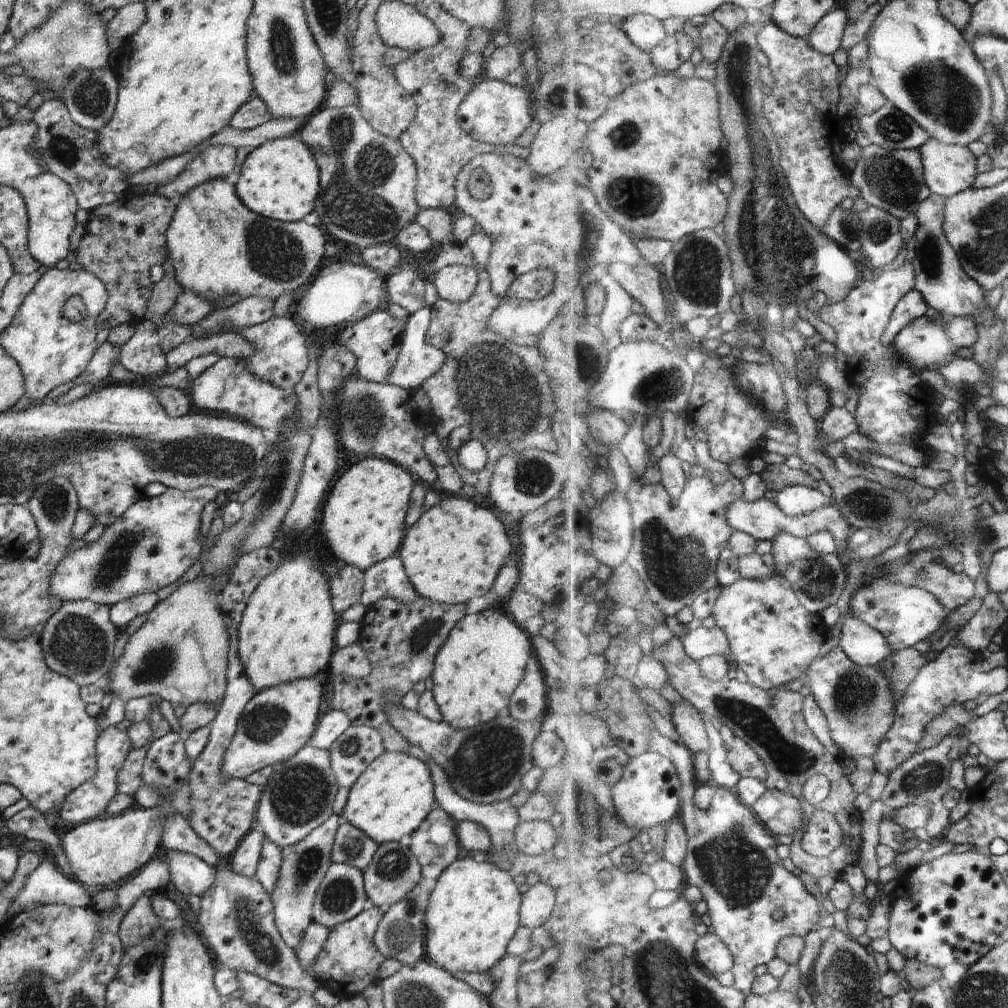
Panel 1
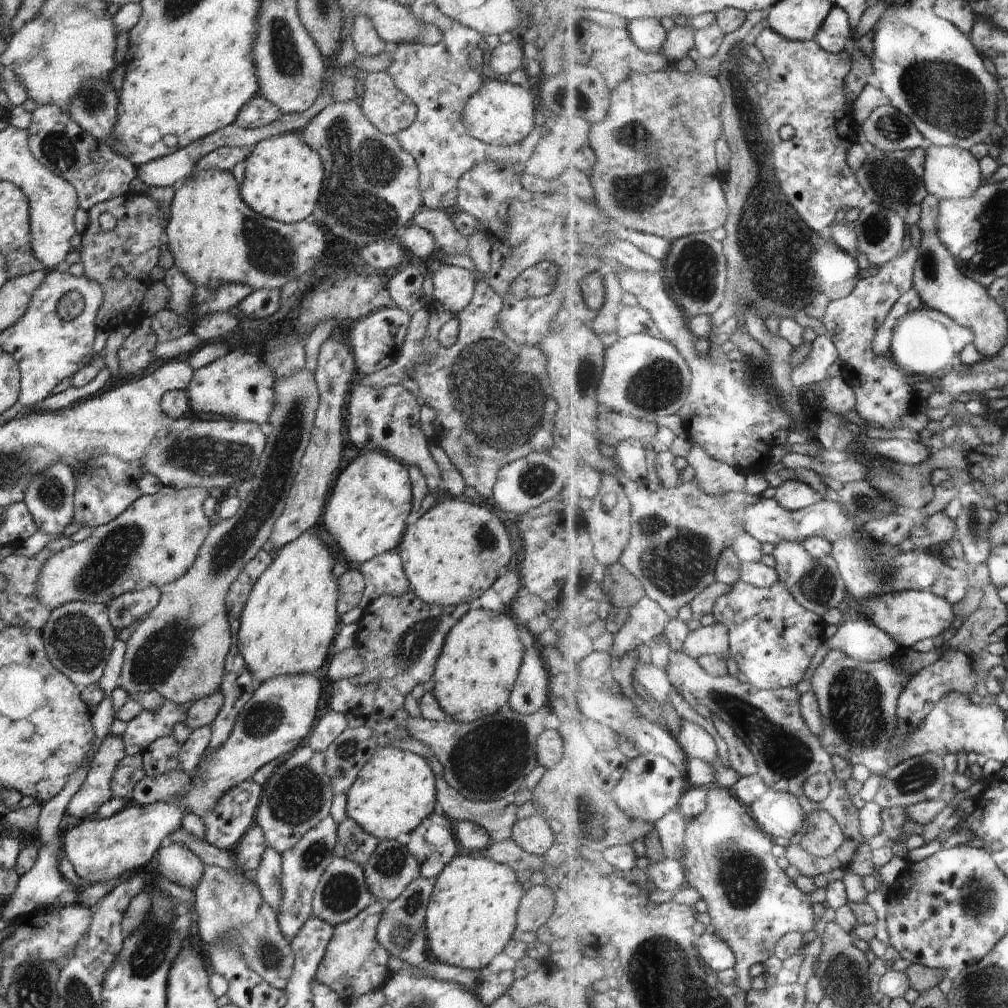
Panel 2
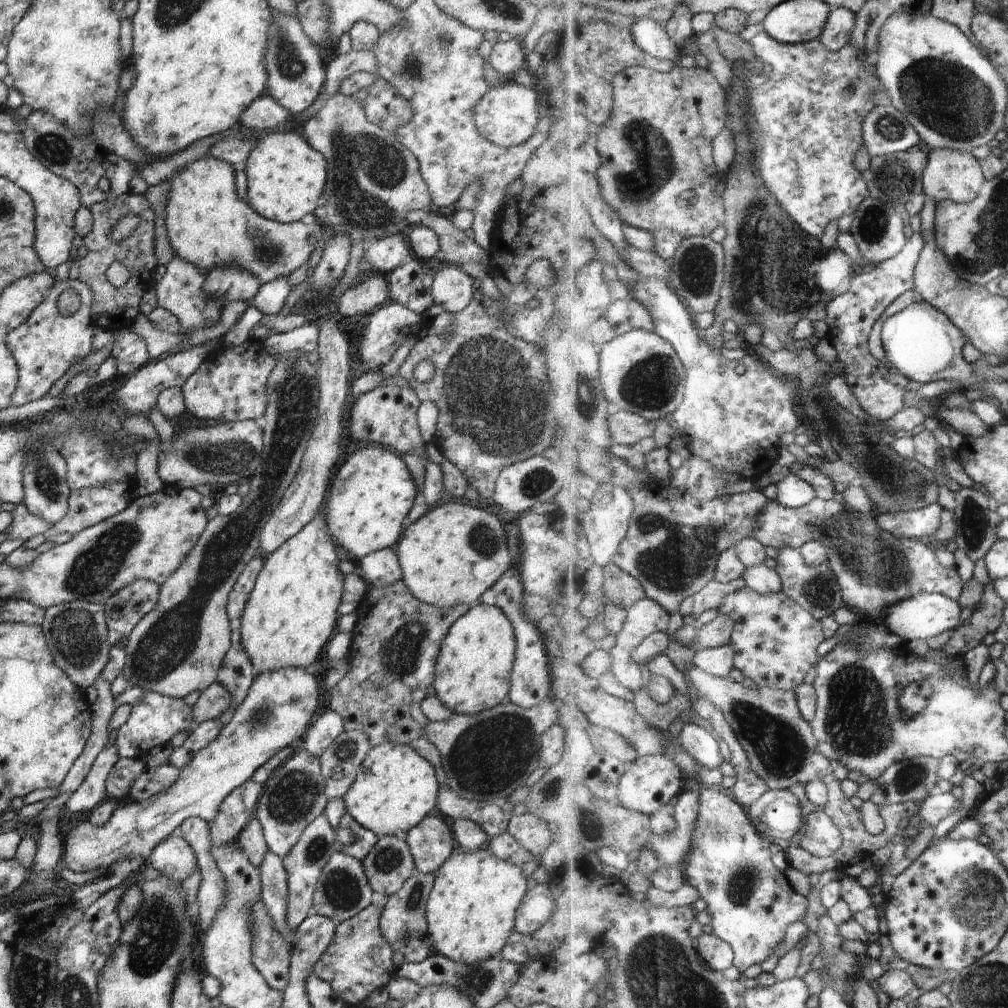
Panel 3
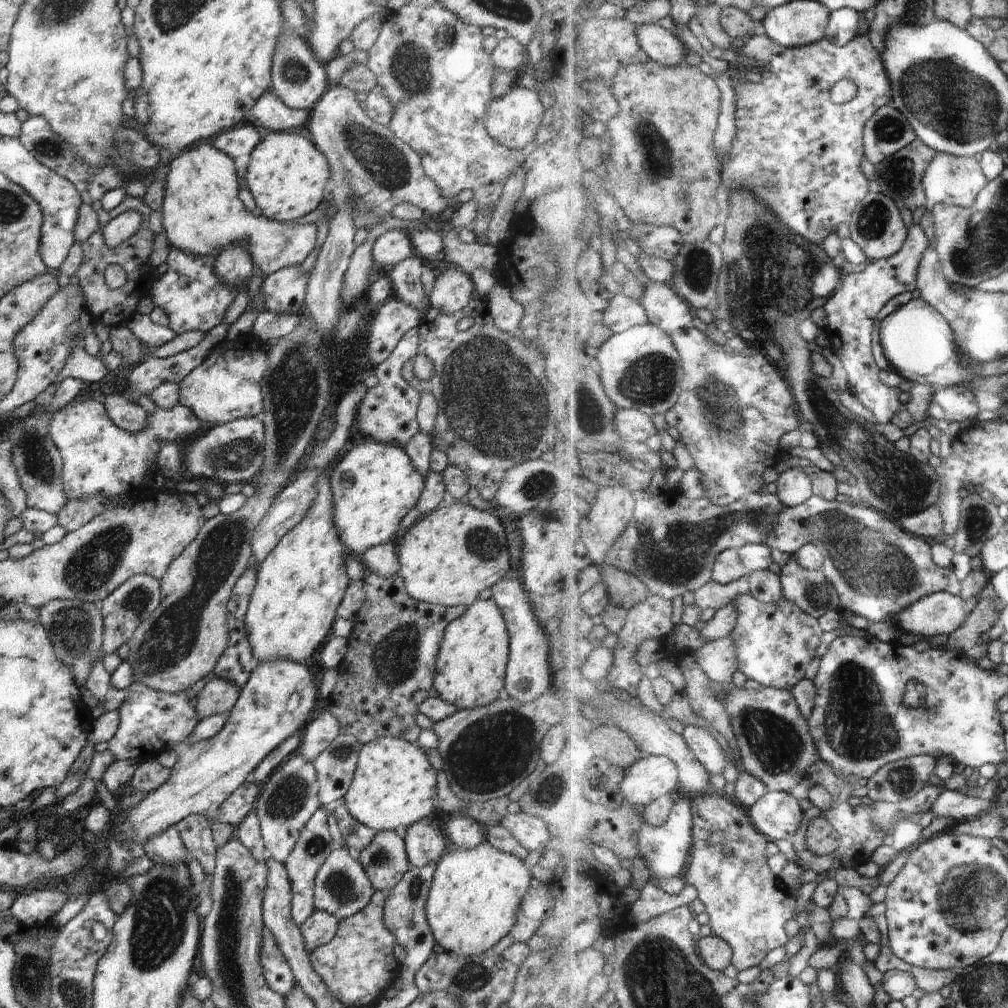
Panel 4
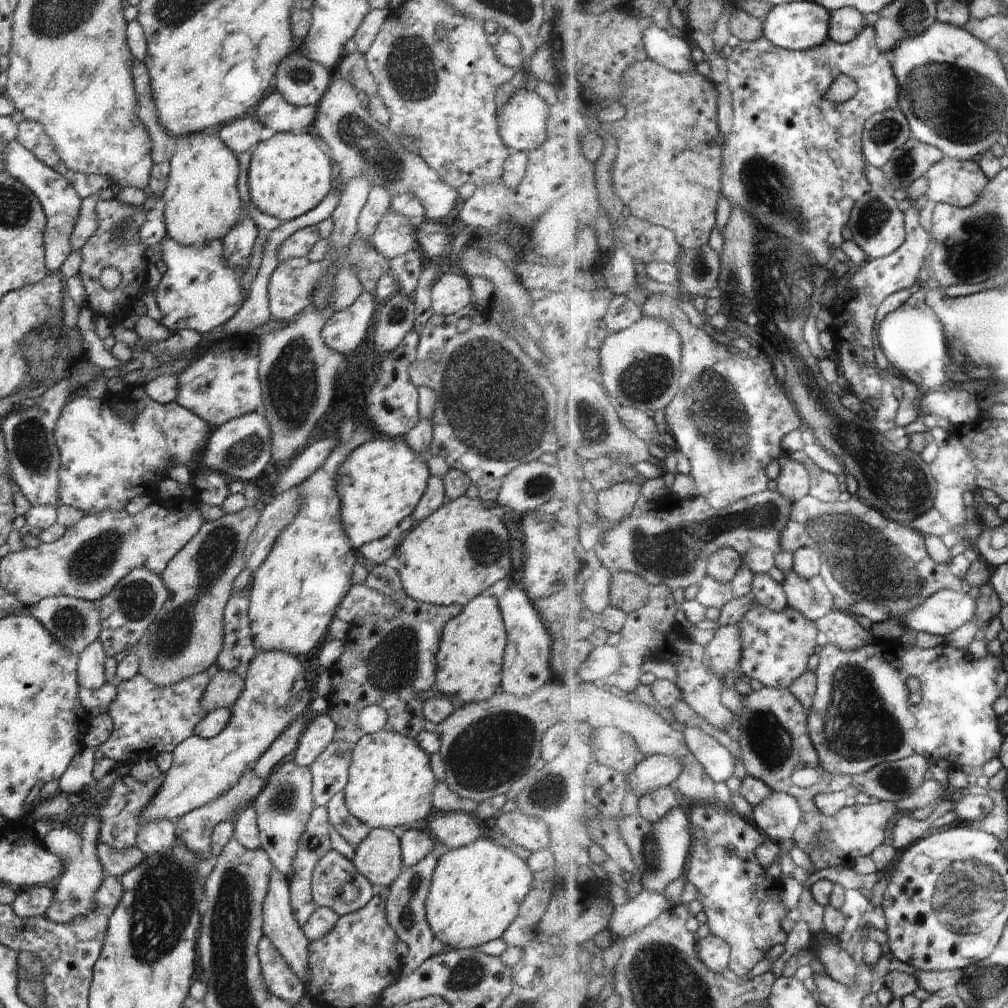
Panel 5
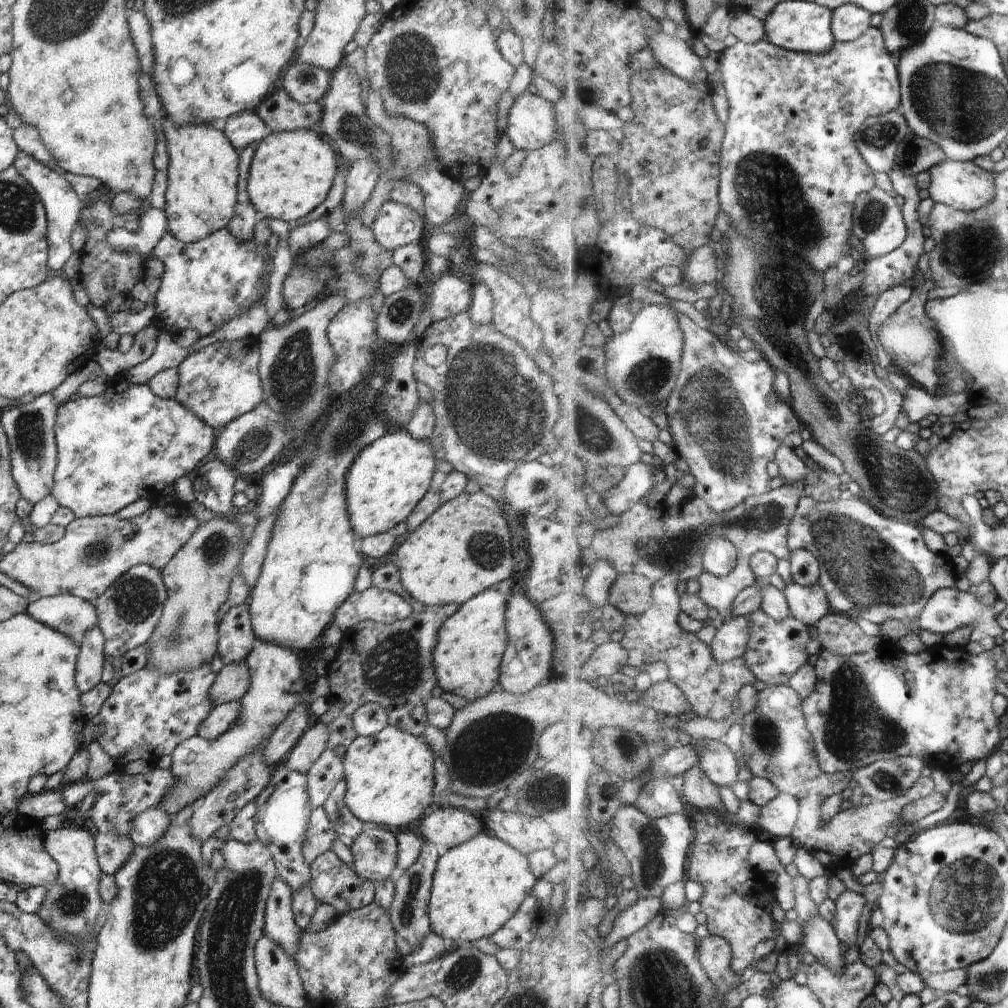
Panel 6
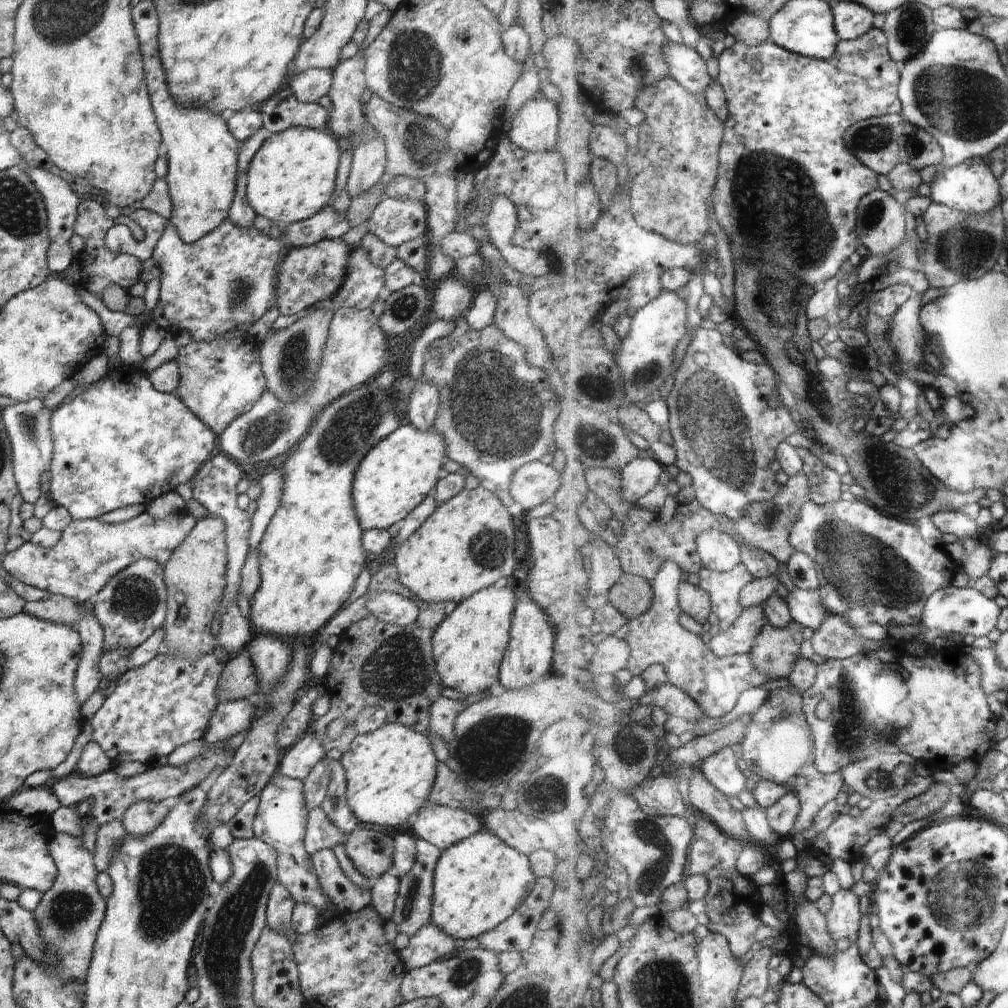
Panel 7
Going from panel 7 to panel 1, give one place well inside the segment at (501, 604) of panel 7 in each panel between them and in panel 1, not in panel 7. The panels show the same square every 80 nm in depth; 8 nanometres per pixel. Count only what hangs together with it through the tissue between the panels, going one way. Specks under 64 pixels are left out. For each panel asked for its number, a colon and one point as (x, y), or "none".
1: (480, 664)
2: (479, 663)
3: (472, 674)
4: (470, 666)
5: (469, 660)
6: (467, 657)

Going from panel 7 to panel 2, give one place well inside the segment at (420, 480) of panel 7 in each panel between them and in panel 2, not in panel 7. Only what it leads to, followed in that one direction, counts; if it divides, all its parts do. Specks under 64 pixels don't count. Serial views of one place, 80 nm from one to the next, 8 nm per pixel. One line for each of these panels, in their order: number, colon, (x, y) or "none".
2: (366, 513)
3: (373, 491)
4: (376, 486)
5: (380, 482)
6: (389, 477)

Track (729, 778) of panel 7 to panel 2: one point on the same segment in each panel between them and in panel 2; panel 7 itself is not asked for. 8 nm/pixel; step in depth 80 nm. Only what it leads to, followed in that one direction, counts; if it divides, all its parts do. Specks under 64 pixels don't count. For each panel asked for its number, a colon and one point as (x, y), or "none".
2: (699, 743)
3: (701, 743)
4: (708, 749)
5: (718, 760)
6: (723, 766)

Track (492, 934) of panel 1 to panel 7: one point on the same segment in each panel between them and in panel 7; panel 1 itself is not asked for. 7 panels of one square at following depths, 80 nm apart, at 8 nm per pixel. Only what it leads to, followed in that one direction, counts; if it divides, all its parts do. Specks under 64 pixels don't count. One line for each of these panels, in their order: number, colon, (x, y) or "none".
2: (472, 915)
3: (471, 910)
4: (475, 895)
5: (476, 891)
6: (478, 885)
7: (478, 883)

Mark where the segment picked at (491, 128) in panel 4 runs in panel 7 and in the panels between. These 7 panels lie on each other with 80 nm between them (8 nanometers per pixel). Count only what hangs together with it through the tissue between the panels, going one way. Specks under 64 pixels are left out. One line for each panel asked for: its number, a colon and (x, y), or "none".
5: (522, 121)
6: (531, 121)
7: (535, 124)

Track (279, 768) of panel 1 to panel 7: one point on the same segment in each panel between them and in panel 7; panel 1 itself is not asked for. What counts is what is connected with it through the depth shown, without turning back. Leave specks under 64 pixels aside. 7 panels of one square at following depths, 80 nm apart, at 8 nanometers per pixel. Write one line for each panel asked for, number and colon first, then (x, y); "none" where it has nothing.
2: (298, 795)
3: (294, 795)
4: (289, 797)
5: (284, 805)
6: (283, 814)
7: (281, 818)

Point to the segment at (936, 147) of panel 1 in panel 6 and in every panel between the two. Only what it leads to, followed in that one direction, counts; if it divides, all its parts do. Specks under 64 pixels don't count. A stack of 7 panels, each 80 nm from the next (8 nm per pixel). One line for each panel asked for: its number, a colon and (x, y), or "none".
2: (953, 172)
3: (951, 174)
4: (956, 180)
5: (962, 183)
6: (963, 184)

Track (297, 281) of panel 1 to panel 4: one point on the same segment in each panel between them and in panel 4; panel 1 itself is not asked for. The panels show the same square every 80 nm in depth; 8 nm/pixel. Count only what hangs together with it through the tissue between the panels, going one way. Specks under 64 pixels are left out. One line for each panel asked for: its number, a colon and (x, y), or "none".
2: (215, 238)
3: (208, 225)
4: (202, 214)

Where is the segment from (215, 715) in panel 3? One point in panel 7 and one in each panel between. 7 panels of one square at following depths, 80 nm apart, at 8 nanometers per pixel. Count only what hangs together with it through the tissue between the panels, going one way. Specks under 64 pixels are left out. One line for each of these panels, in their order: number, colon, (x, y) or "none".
4: (218, 696)
5: (223, 690)
6: (231, 682)
7: (238, 681)

